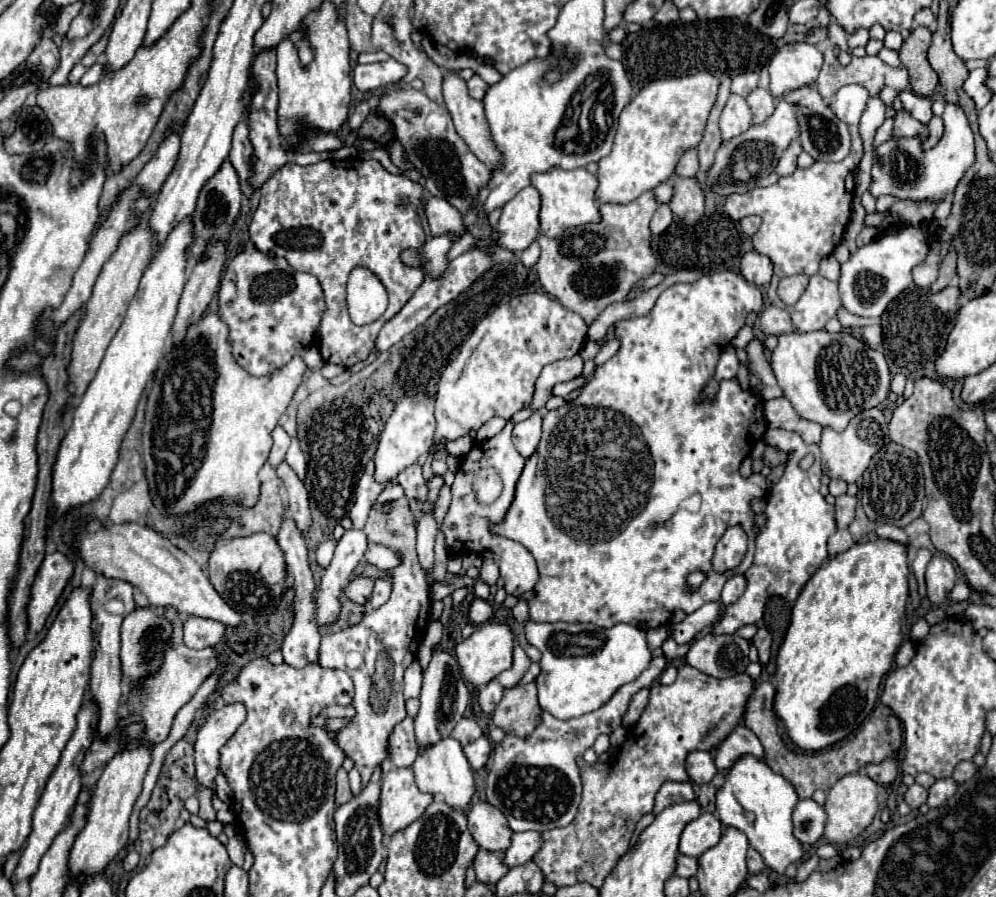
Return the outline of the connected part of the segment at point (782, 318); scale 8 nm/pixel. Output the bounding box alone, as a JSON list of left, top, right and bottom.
[761,305,793,335]

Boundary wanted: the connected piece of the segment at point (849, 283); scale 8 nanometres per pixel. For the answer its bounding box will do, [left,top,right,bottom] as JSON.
[839,225,931,317]

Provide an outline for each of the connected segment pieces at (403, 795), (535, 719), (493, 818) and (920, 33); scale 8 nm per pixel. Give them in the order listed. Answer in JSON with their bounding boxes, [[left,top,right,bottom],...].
[[379,769,433,835],[493,683,543,737],[467,803,513,853],[899,27,939,97]]

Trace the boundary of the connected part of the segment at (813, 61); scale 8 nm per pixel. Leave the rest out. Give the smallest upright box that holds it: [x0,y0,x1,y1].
[767,43,823,99]

